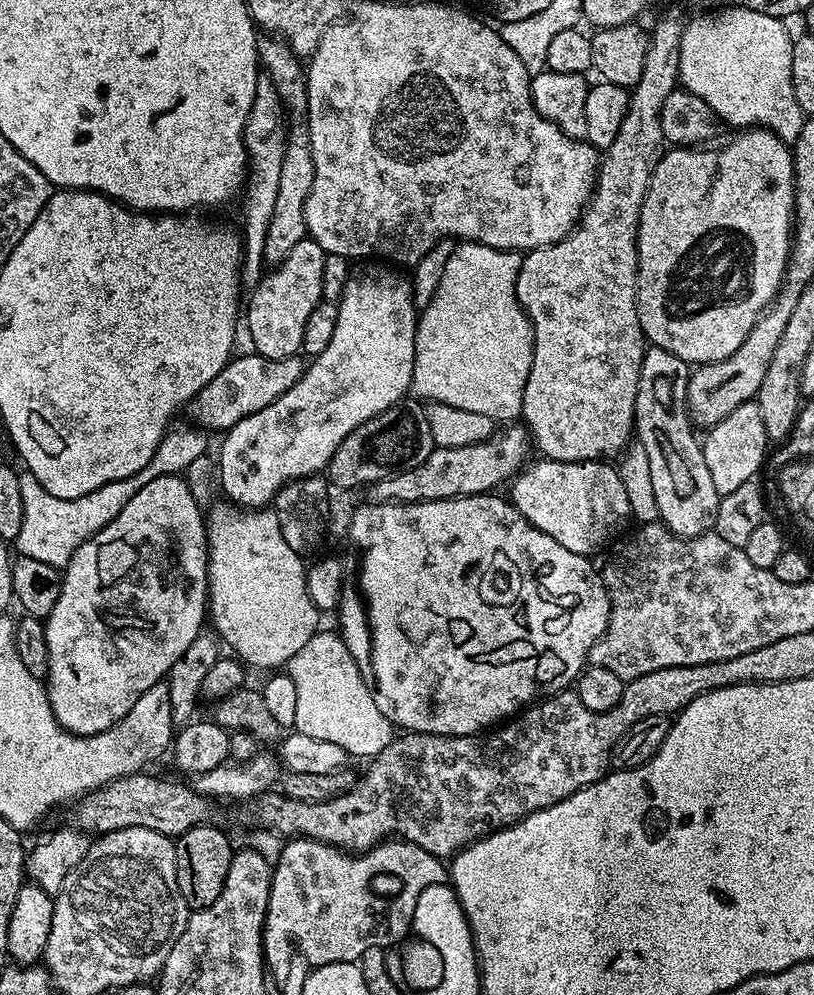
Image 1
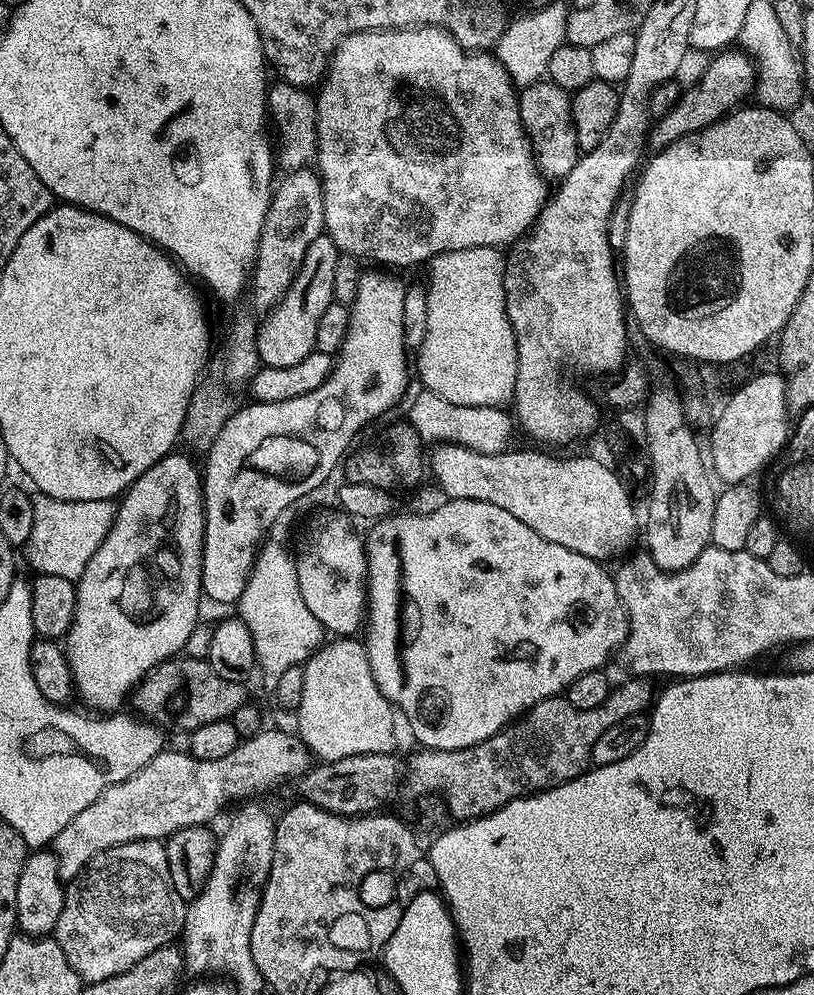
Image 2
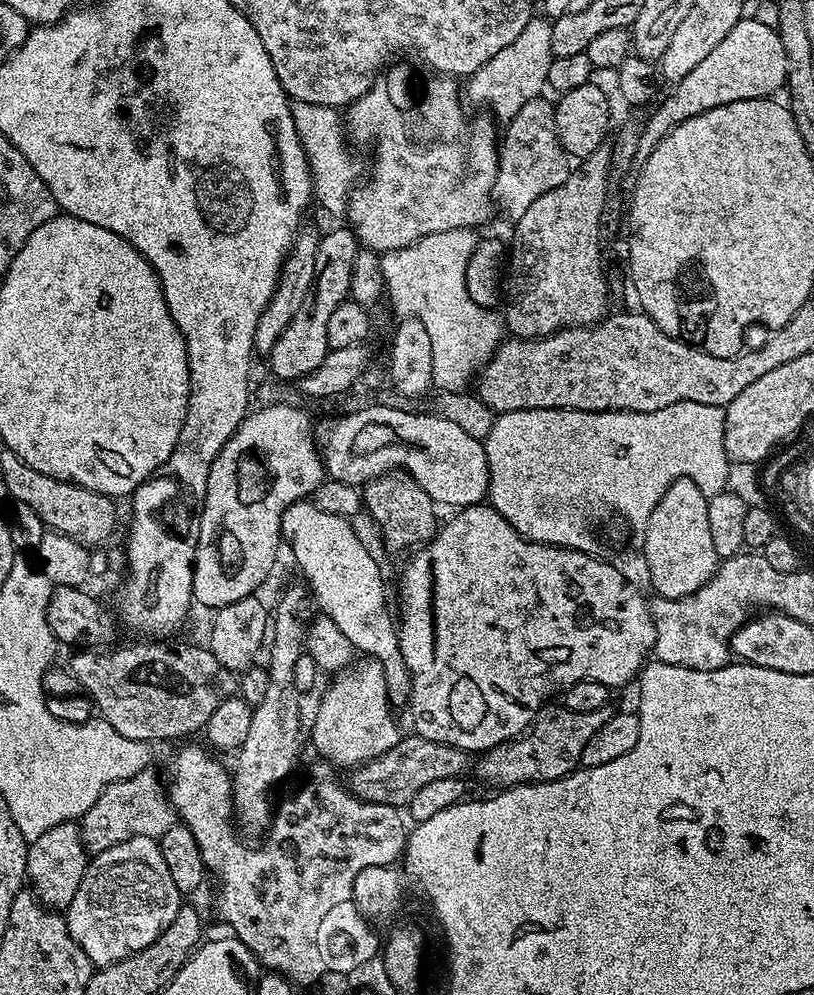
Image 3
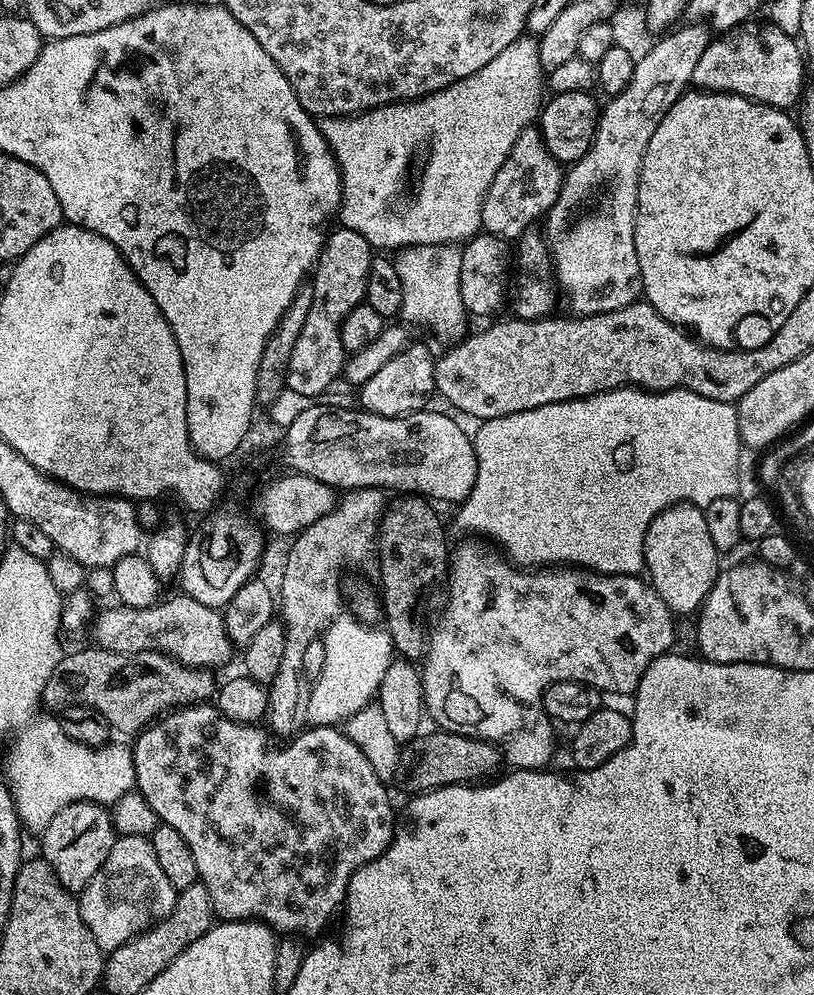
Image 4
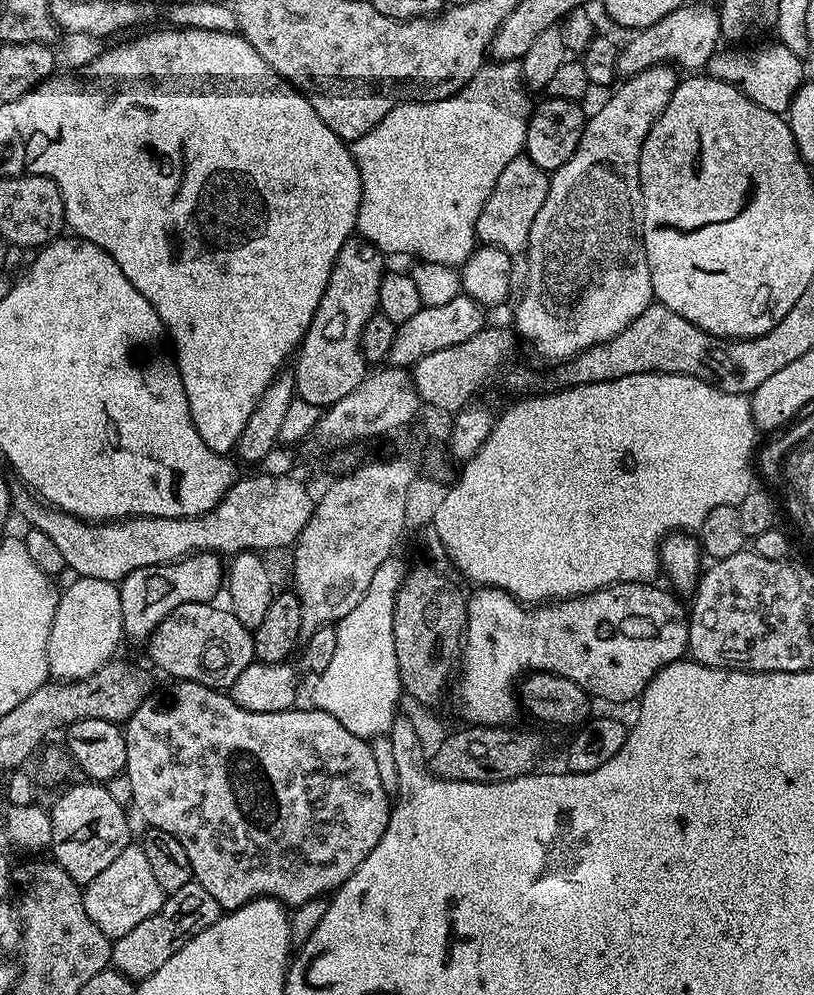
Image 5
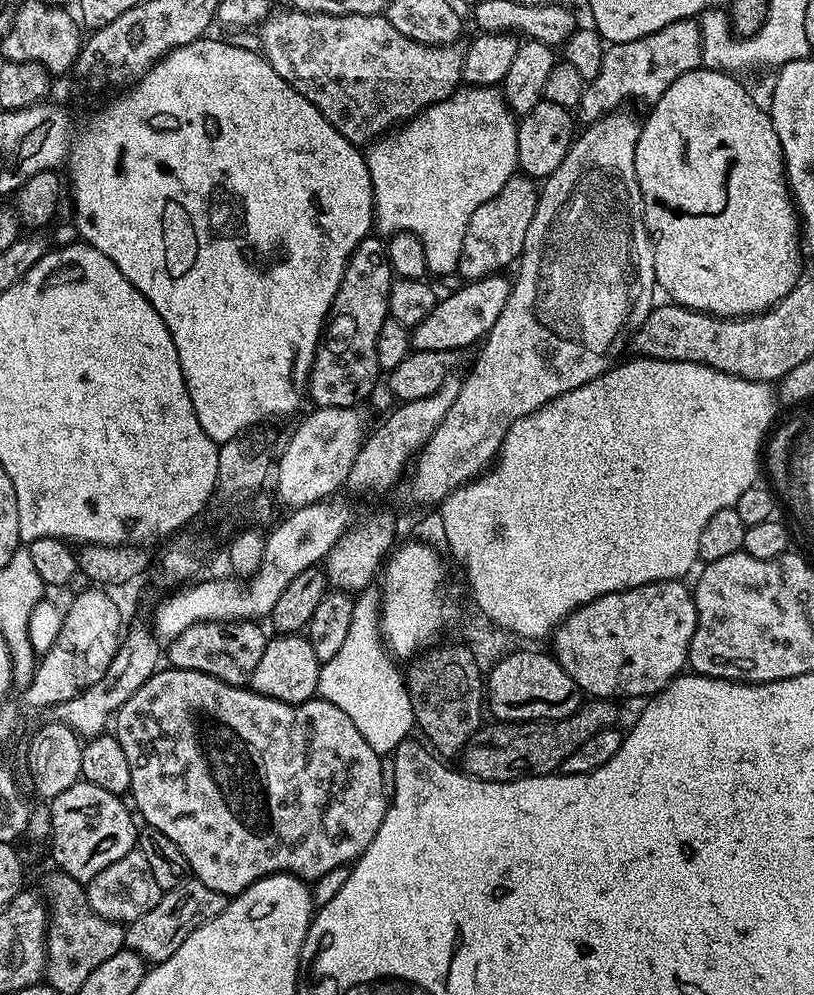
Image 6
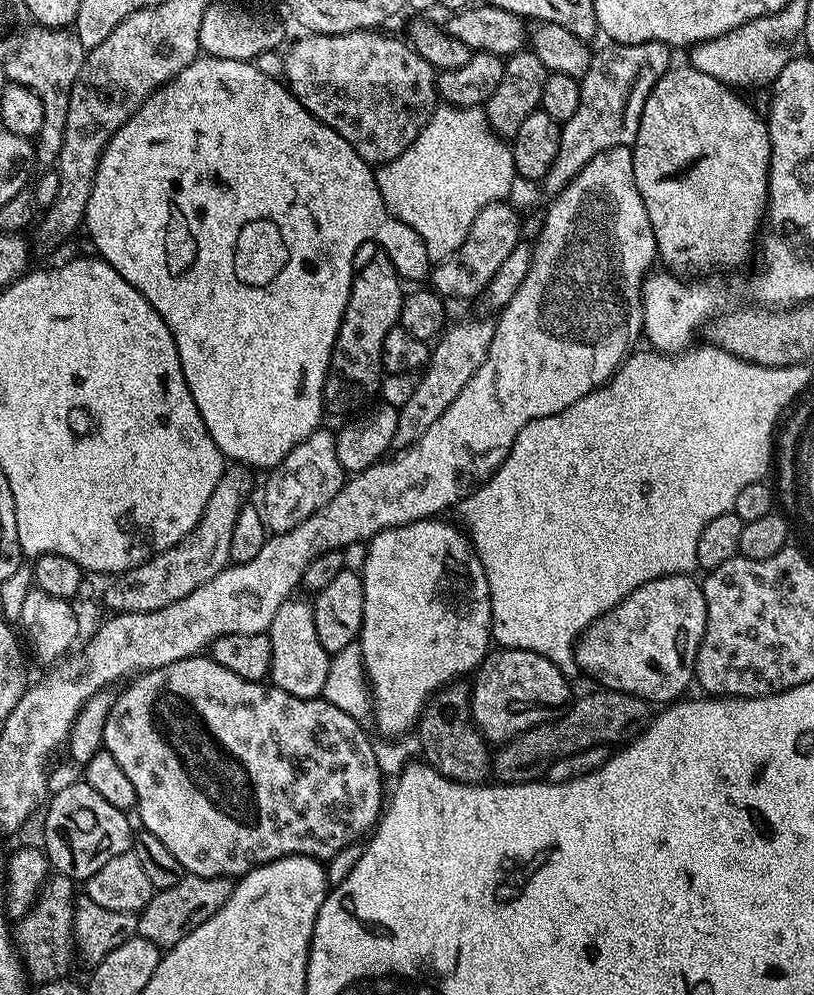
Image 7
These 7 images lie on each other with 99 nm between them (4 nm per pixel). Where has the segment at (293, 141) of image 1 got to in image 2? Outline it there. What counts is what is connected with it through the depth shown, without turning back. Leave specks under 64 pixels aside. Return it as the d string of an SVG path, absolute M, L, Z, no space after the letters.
M307 167L291 169L285 176L288 177L281 184L279 181L272 195L256 251L256 265L252 267L250 307L257 314L271 312L286 290L290 290L302 266L302 258L306 258L306 250L310 250L310 242L324 232L324 186L319 175Z

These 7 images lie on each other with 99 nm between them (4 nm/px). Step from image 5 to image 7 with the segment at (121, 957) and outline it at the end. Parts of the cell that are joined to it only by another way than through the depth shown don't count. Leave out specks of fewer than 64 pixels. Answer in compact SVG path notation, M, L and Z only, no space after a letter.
M185 874L174 886L159 889L153 895L152 901L138 914L136 931L161 950L173 948L178 942L182 942L182 938L186 938L188 932L202 926L202 922L209 920L228 901L233 887L233 881L227 876L206 878Z

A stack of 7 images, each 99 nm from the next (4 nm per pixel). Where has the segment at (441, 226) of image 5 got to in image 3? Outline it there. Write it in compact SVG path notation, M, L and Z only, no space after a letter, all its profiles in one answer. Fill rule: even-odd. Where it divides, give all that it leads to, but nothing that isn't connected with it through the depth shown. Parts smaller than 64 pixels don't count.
M533 18L530 22L526 22L526 30L522 30L522 34L518 34L518 38L514 38L514 42L510 42L510 46L505 46L503 50L498 50L498 54L494 54L494 58L490 58L490 62L486 62L486 66L482 66L473 76L467 77L467 99L469 96L474 103L485 104L485 106L489 108L487 111L491 113L497 121L507 122L512 120L514 114L518 114L518 110L522 110L522 106L526 106L526 102L530 102L535 96L541 95L541 93L545 91L548 82L550 62L553 57L552 47L550 46L551 33L551 19ZM297 100L291 101L291 106L294 126L308 159L308 169L312 171L315 199L318 204L320 200L321 206L330 215L343 217L348 207L348 197L361 179L360 164L356 161L355 154L348 149L345 121L341 113L330 106L314 106L310 102Z

